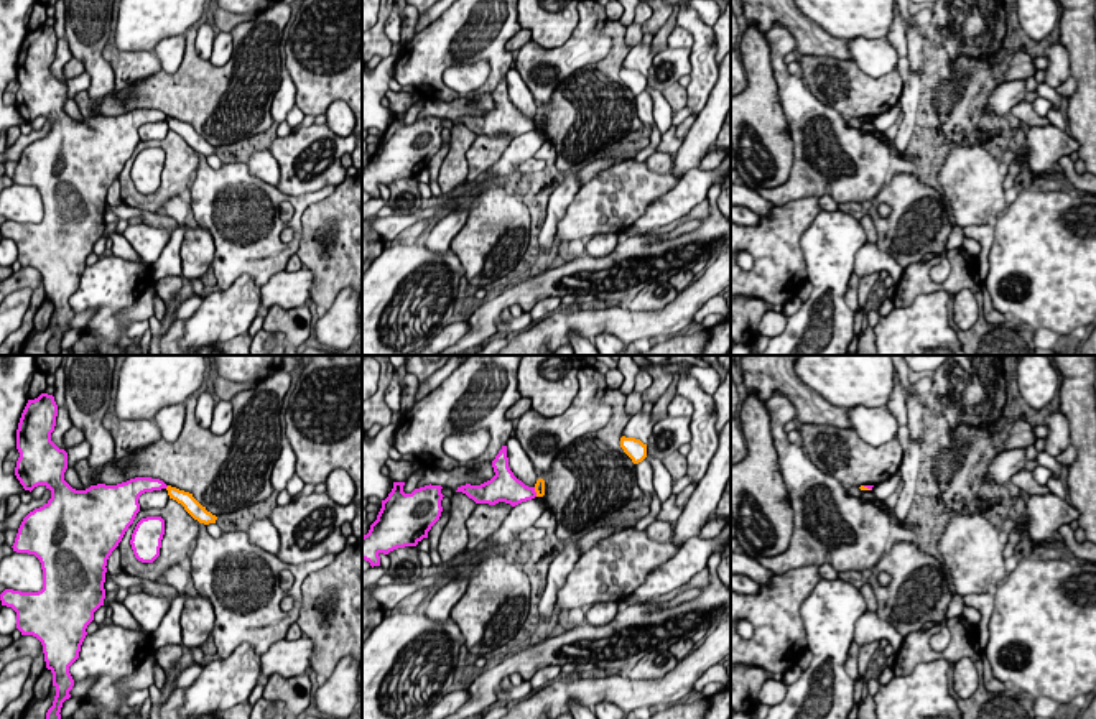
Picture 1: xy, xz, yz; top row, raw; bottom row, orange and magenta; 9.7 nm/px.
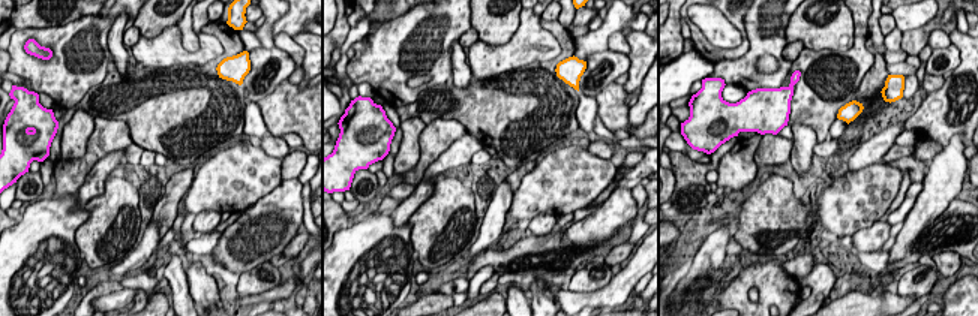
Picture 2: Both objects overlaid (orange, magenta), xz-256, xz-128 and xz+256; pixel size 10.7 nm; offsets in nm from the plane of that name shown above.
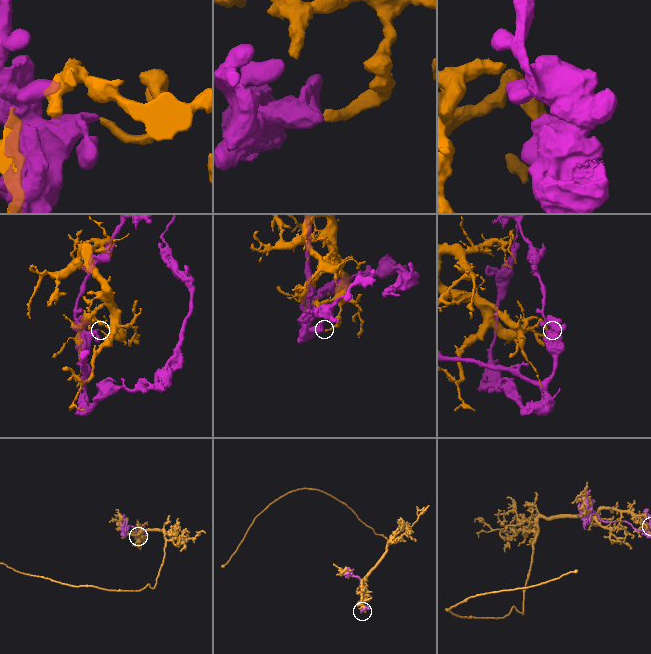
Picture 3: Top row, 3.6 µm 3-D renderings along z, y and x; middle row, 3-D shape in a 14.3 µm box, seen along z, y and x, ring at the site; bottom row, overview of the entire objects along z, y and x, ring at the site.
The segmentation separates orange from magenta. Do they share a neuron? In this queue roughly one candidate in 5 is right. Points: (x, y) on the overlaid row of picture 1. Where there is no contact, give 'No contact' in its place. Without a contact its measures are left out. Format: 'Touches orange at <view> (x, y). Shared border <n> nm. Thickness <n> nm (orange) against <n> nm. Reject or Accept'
Touches orange at xz (535, 491). Shared border 100 nm. Thickness 100 nm (orange) against 260 nm. Reject

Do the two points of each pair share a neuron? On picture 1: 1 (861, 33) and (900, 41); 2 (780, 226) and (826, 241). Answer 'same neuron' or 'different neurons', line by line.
1: different neurons
2: different neurons

